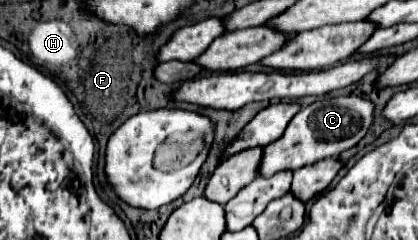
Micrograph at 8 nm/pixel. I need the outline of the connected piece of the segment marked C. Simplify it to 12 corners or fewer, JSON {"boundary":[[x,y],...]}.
{"boundary":[[372,102],[302,108],[262,152],[258,176],[338,158],[372,124]]}

